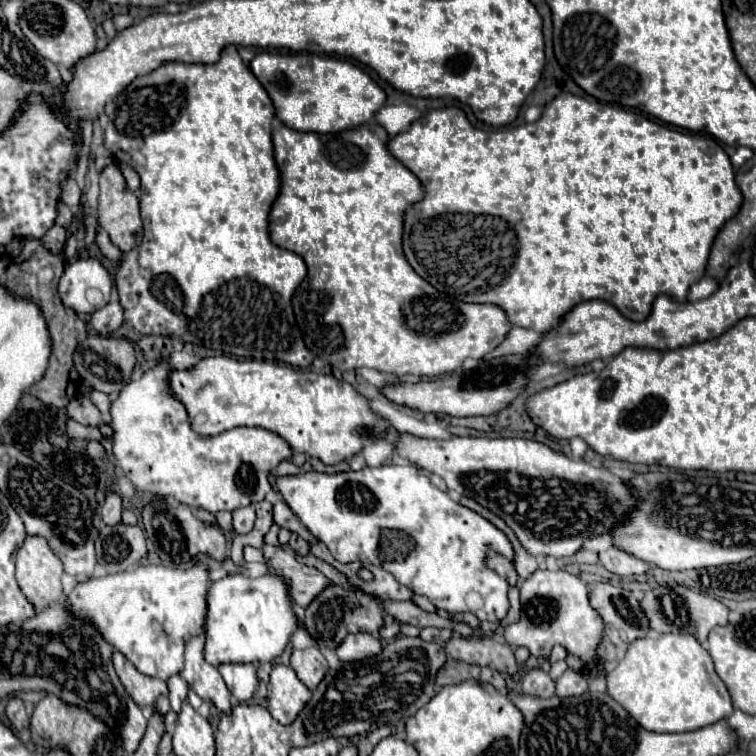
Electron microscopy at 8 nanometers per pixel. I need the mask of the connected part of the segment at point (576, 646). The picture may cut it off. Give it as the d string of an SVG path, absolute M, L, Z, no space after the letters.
M536 570L520 588L522 618L516 624L504 628L504 638L510 646L526 646L532 656L548 658L556 644L562 644L570 654L578 656L582 662L596 658L594 650L602 638L604 624L596 610L588 602L586 586L572 574L558 570Z

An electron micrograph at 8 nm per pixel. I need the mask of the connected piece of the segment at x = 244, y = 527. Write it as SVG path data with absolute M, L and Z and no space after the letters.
M252 506L236 508L236 510L232 512L232 516L234 516L234 530L236 530L236 532L248 534L248 532L254 528L256 514L254 514L254 508L252 508Z

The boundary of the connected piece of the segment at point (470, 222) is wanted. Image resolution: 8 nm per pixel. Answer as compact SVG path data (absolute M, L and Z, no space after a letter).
M574 94L556 96L546 106L538 122L502 130L480 130L472 126L464 110L456 106L432 110L426 116L418 118L406 132L394 136L388 148L410 172L414 172L420 178L426 192L424 200L410 206L404 218L404 254L410 266L440 292L450 294L462 302L496 304L508 314L514 326L530 328L542 334L556 330L562 324L564 316L576 304L586 300L610 302L626 318L634 322L646 320L654 298L660 294L668 294L676 302L686 302L690 286L704 278L710 248L716 234L730 218L736 216L742 204L740 188L734 182L732 162L714 138L706 138L692 132L680 132L656 120L650 120L638 110L604 104L598 100L586 100Z

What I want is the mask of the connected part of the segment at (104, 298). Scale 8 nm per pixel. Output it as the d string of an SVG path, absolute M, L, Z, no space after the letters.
M84 258L66 266L58 292L64 306L82 314L92 314L110 302L112 286L114 282L108 268L96 258Z

